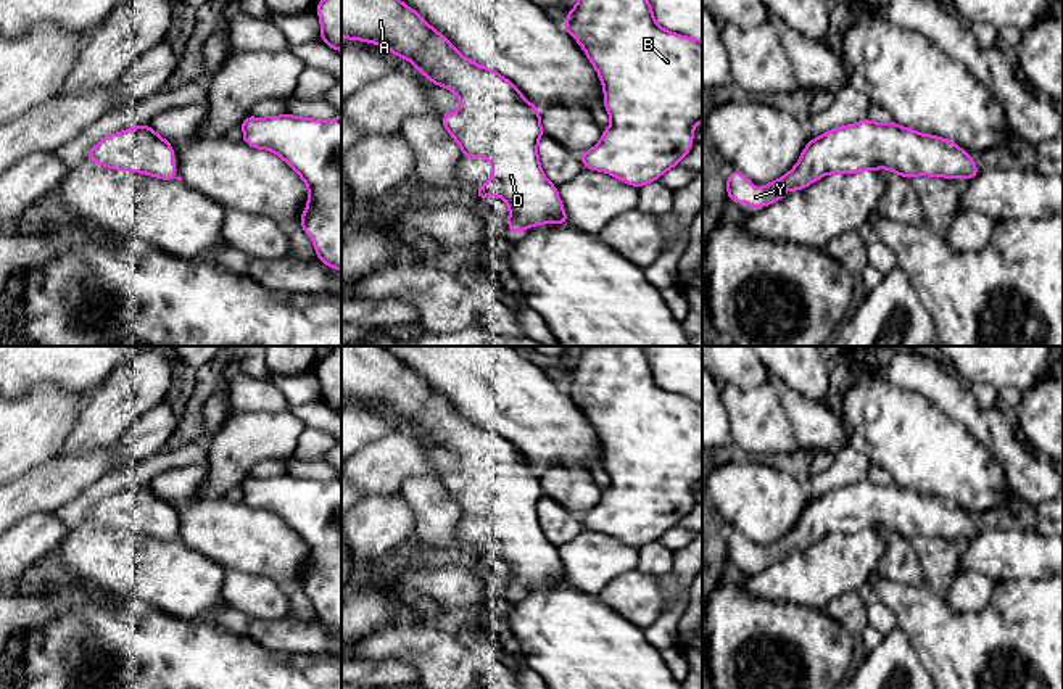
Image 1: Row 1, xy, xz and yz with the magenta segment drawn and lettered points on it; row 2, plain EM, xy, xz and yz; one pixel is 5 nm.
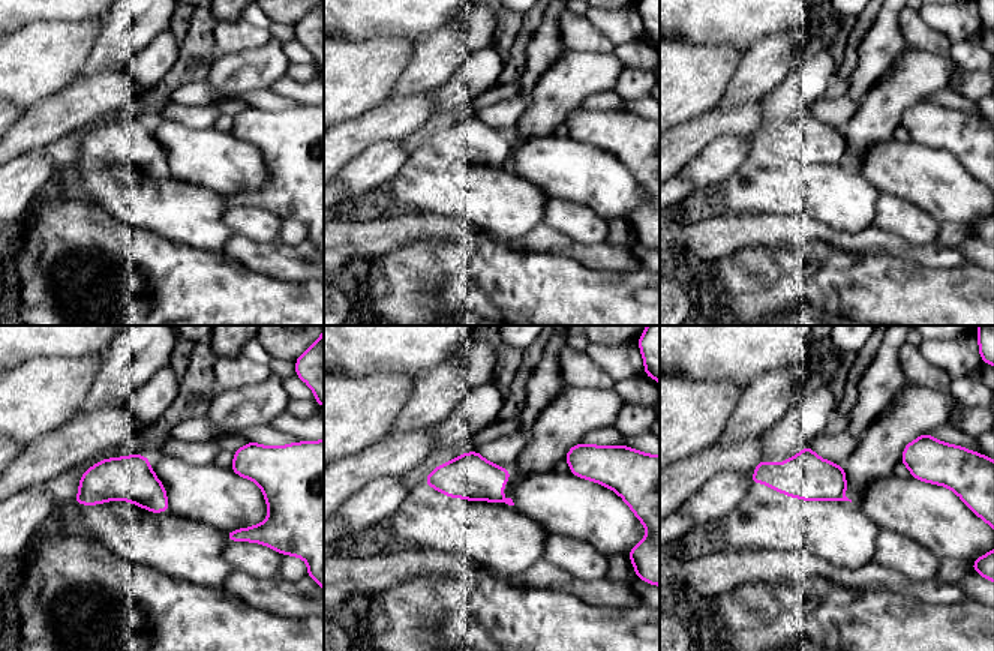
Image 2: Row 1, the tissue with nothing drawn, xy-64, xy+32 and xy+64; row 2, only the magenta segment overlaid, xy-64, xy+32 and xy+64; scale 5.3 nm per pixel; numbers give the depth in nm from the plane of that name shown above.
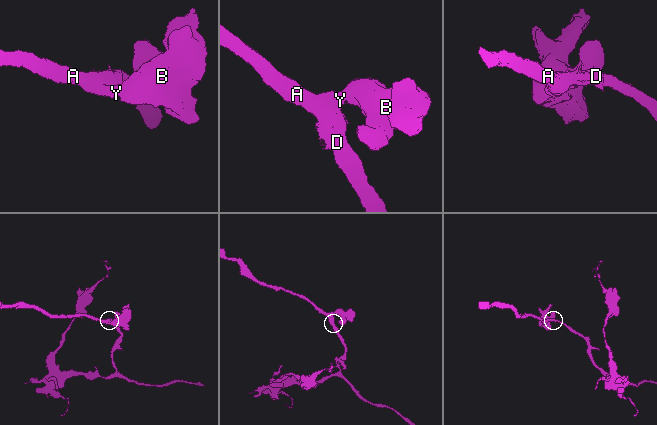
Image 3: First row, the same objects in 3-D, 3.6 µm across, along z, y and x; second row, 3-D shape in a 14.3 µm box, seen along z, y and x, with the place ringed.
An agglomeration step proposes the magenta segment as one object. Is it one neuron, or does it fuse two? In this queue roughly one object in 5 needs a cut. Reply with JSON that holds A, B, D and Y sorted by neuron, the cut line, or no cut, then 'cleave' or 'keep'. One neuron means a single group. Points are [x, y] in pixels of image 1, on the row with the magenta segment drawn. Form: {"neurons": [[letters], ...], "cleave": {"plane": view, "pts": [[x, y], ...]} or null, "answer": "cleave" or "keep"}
{"neurons": [["A", "B", "D", "Y"]], "cleave": null, "answer": "keep"}

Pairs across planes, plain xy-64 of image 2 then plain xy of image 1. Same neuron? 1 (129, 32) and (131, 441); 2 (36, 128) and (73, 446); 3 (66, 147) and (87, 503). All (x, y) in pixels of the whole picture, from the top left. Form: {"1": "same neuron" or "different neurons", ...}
{"1": "different neurons", "2": "different neurons", "3": "same neuron"}

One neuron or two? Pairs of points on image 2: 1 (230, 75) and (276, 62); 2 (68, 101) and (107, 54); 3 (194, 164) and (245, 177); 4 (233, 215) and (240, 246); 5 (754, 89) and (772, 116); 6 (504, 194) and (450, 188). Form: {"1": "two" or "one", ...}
{"1": "one", "2": "two", "3": "one", "4": "two", "5": "two", "6": "one"}

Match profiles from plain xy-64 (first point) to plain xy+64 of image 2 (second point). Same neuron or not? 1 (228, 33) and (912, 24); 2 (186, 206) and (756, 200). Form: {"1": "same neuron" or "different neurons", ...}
{"1": "same neuron", "2": "same neuron"}

